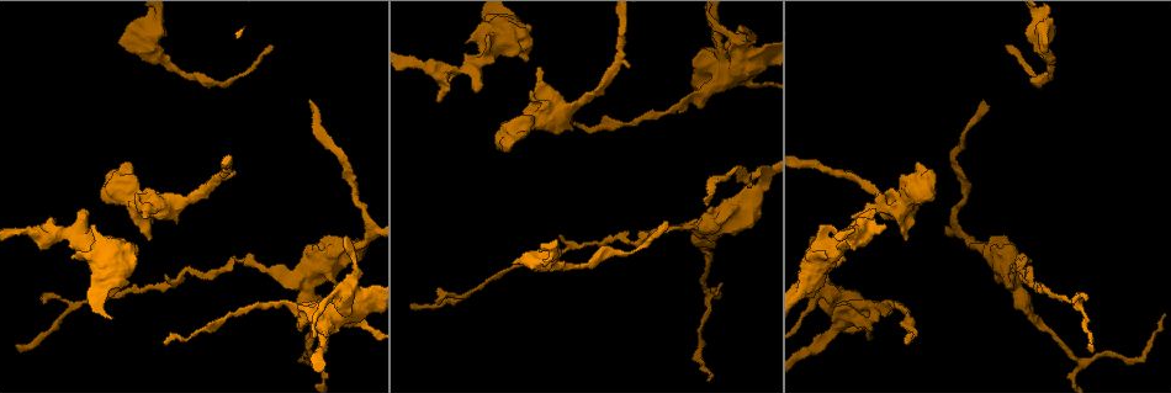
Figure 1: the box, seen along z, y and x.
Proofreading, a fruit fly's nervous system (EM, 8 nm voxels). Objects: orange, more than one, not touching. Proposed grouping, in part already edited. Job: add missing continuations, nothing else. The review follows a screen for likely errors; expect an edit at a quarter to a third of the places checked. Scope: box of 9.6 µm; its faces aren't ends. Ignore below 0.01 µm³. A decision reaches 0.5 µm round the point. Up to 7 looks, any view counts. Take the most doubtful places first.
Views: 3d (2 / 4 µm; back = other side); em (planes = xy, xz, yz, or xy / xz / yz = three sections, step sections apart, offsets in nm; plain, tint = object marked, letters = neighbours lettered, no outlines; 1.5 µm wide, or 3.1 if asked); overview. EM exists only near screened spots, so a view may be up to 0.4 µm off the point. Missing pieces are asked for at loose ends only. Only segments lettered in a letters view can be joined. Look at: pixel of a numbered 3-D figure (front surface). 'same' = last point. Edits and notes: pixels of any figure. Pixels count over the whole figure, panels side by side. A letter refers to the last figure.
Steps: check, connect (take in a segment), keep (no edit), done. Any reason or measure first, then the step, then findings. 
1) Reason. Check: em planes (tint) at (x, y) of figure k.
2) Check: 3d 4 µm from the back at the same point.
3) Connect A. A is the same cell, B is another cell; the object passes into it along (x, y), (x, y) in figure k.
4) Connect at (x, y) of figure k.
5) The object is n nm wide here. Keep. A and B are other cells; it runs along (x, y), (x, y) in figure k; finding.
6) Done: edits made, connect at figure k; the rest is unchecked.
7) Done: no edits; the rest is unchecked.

Branch stops here. Check: em planes (letters) at (79, 210) of figure 1.

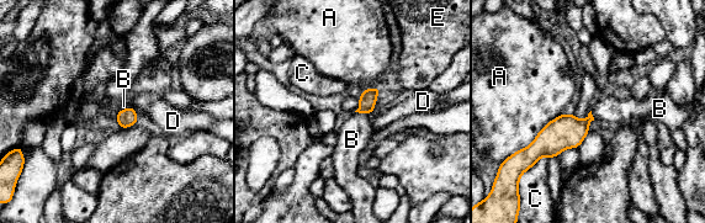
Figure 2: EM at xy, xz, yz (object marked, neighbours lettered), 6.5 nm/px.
Connect B. B is the same cell, A, C, D and E are other cells; the object passes into it along (369, 97), (362, 112), (351, 139) in figure 2; the cell continues.

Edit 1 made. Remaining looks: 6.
Check: overview.

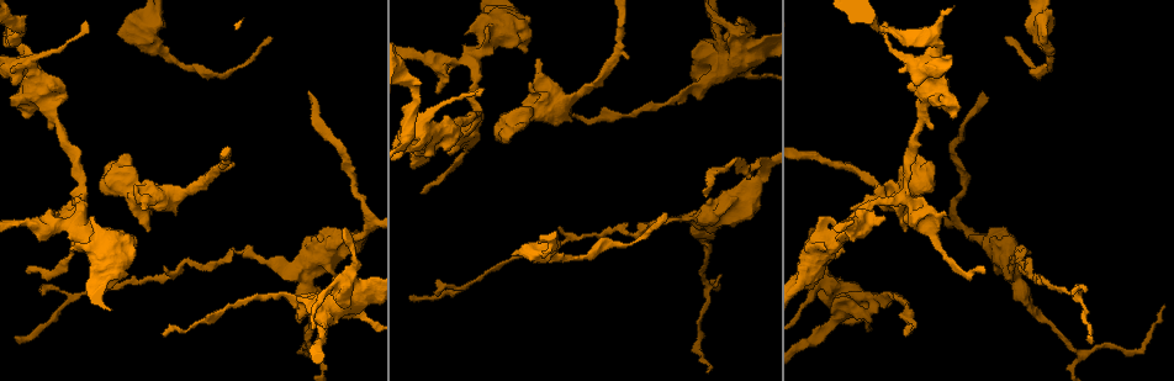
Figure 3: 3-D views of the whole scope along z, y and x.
An open end. Check: em planes (tint) at (704, 191) of figure 3.

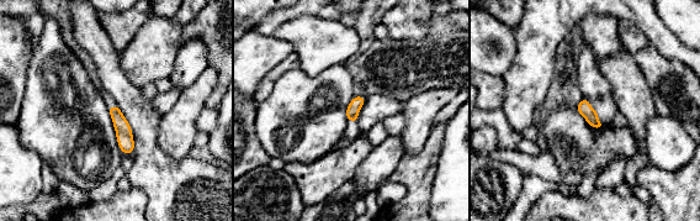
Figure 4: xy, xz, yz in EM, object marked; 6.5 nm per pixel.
See the neighbours. Check: em planes (letters) at the same point.

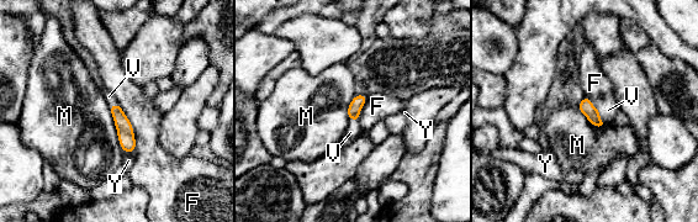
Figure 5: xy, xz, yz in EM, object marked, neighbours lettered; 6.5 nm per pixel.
Connect V. V is the same cell, F, M and Y are other cells; the object passes into it along (586, 107), (598, 112), (607, 105) in figure 5; it goes on there.

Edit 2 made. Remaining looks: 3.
Branch stops here. Check: em planes (letters) at (142, 208) of figure 3.

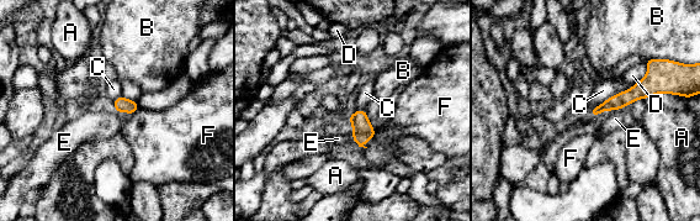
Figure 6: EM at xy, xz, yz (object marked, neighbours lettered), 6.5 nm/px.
Keep. A, B, C, D, E and F are other cells; a border runs along (632, 87), (609, 96), (589, 111) in figure 6; none of them fits.

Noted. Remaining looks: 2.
Done: edits made, connect at figure 2, connect at figure 5; the rest is unchecked.

